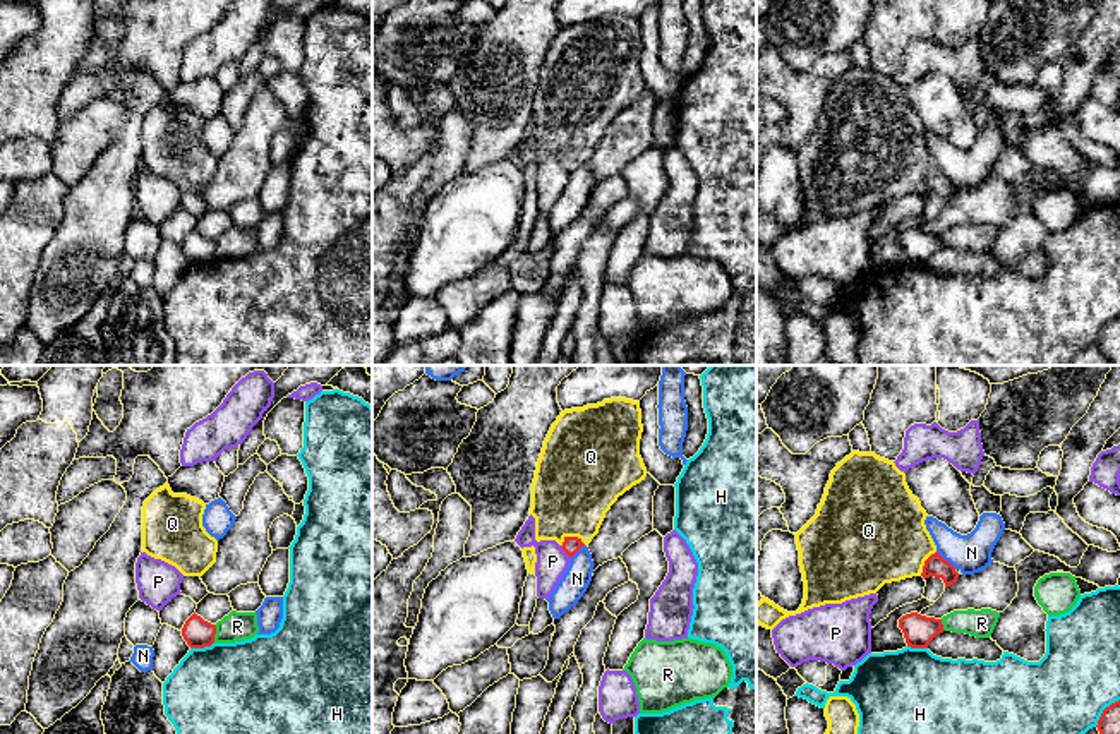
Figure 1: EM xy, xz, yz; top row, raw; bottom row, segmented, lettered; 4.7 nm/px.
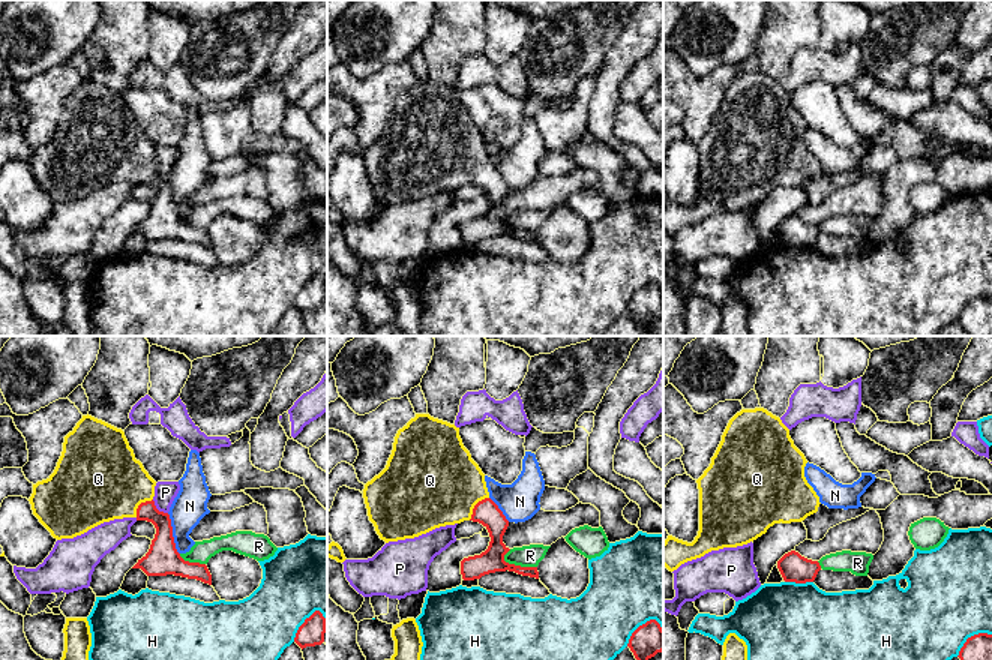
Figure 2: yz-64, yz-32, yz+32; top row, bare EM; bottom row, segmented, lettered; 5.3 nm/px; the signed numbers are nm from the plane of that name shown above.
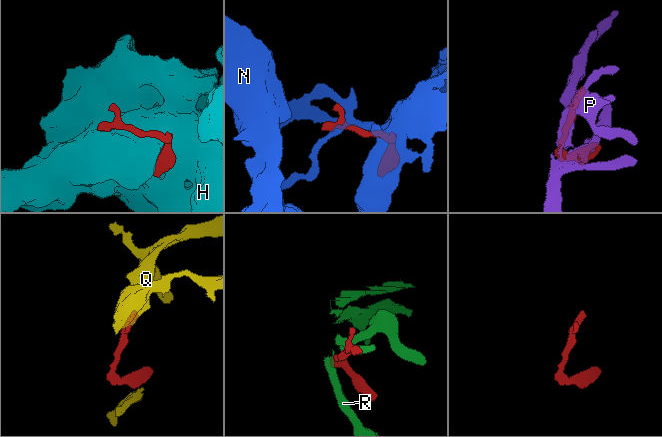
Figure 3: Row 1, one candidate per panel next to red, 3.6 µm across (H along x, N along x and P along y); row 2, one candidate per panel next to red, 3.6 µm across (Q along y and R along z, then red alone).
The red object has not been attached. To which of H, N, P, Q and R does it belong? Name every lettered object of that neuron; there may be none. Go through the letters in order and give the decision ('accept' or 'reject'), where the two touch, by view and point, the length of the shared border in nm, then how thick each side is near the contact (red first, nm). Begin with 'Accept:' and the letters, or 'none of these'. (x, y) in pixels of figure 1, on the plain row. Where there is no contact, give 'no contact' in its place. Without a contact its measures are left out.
Accept: Q
H: reject; meets red in yz at (1103, 326); contact 180 nm long; 110 nm thick on the red side, 400 nm on the other
N: reject; meets red in yz at (947, 177); contact 130 nm long; 100 nm thick on the red side, 180 nm on the other
P: reject; meets red in xz at (565, 167); contact 80 nm long; 80 nm thick on the red side, 150 nm on the other
Q: accept; meets red in xz at (573, 153); contact 120 nm long; 80 nm thick on the red side, 380 nm on the other
R: reject; meets red in xy at (215, 249); contact 90 nm long; 140 nm thick on the red side, 140 nm on the other

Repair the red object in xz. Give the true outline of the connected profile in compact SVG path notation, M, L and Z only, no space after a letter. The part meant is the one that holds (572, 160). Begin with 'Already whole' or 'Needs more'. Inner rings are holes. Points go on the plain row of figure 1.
Needs more. M611 14L597 21L561 27L544 57L532 99L530 130L535 134L537 158L556 156L569 173L592 158L617 113L647 93L647 84L640 72L641 48L640 17Z

